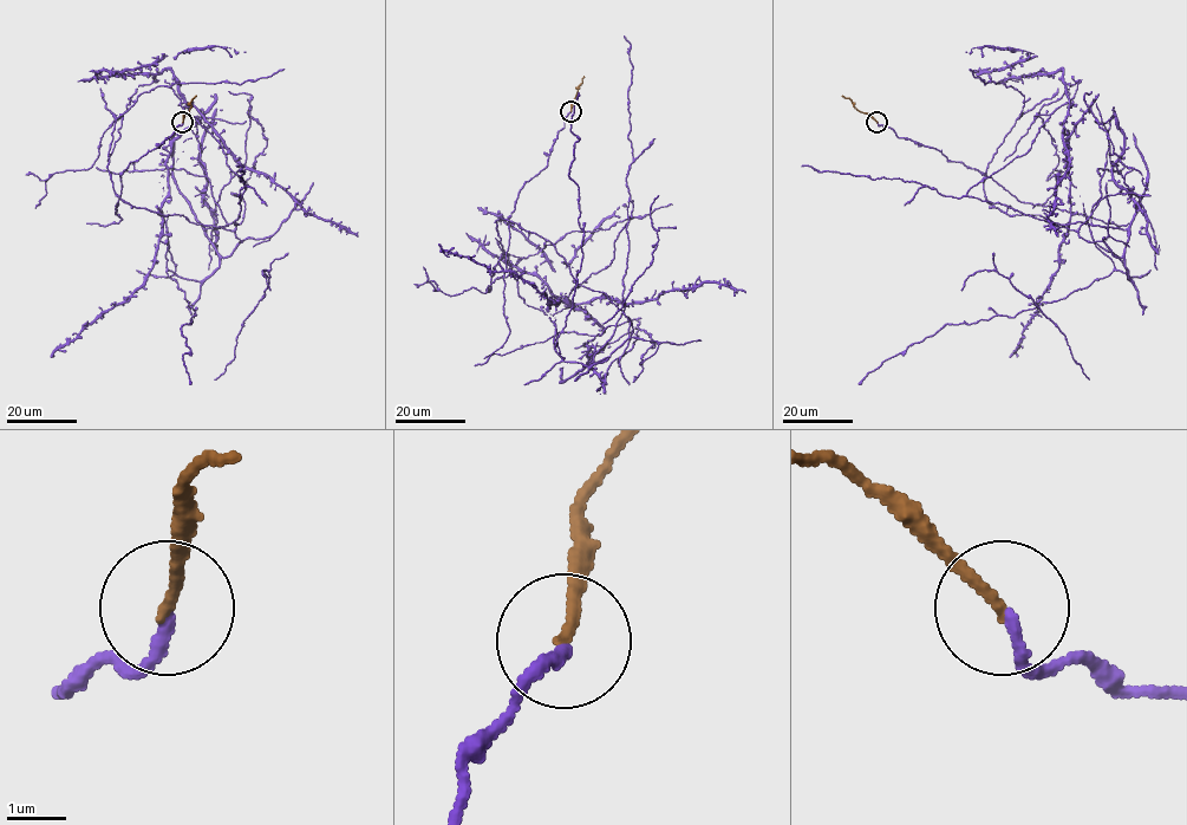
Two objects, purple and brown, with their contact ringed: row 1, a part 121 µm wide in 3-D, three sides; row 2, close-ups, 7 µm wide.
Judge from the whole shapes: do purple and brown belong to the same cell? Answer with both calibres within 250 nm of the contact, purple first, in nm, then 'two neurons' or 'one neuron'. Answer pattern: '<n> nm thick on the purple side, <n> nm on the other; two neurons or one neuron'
180 nm thick on the purple side, 190 nm on the other; one neuron

